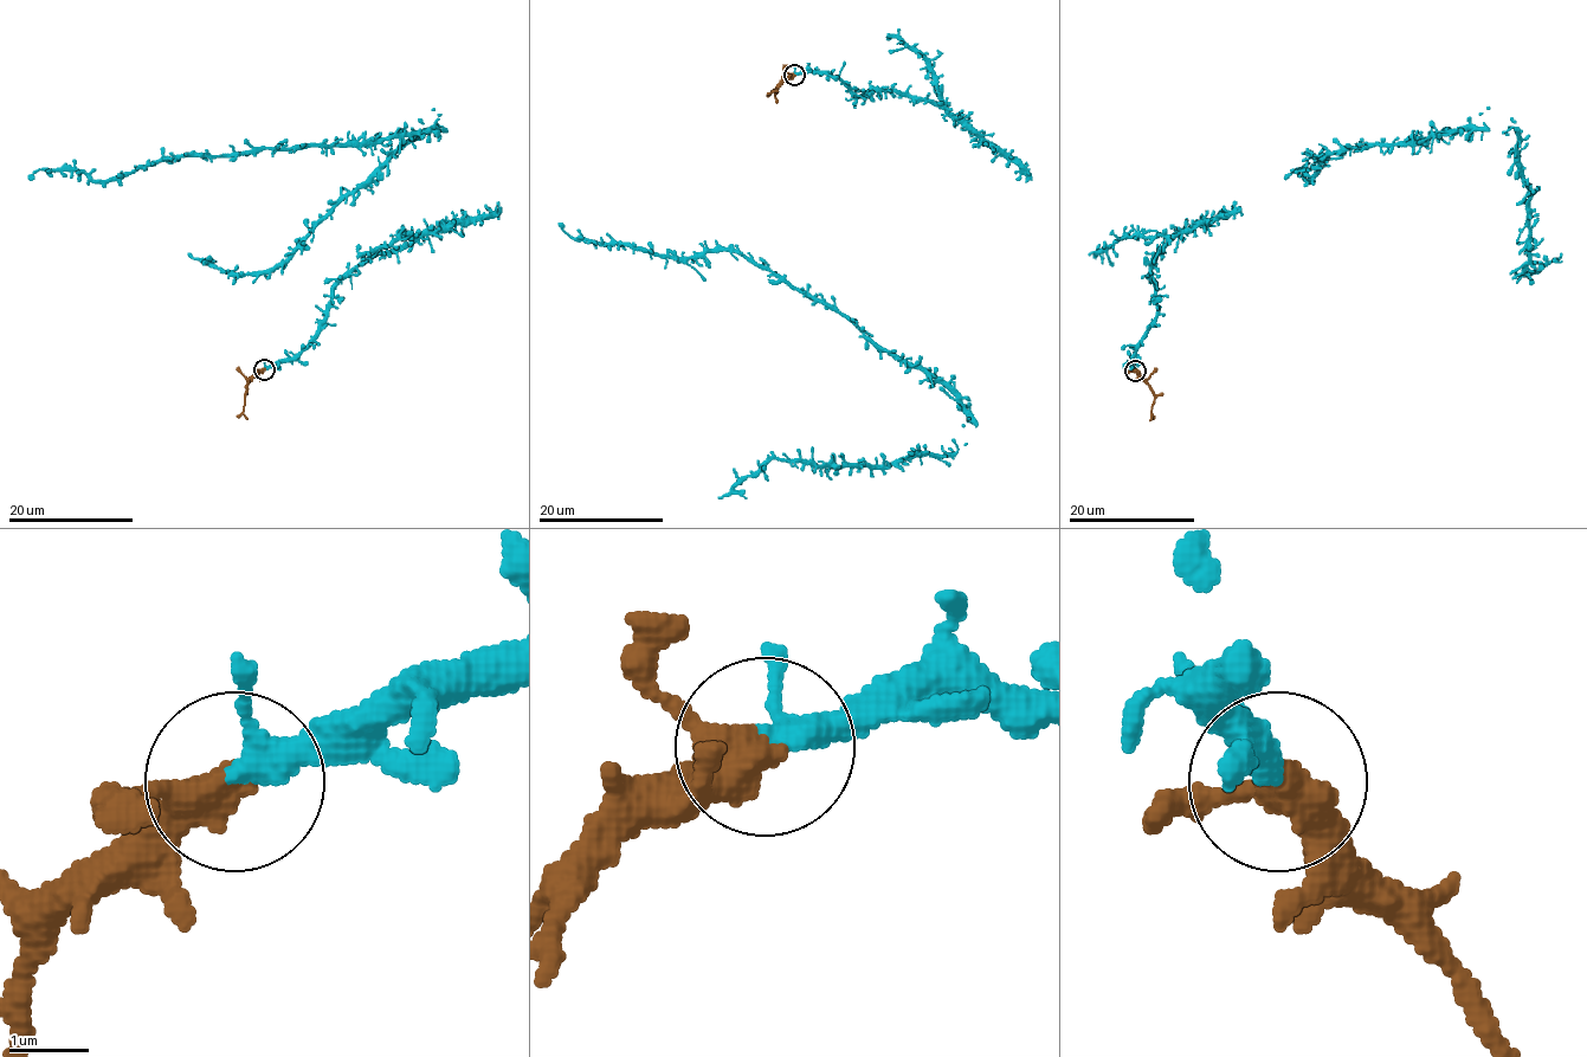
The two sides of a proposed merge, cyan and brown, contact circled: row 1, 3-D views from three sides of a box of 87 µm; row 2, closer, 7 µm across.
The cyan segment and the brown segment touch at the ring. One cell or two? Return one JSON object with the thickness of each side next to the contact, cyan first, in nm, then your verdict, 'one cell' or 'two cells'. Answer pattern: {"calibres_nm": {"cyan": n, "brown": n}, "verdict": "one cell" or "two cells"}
{"calibres_nm": {"cyan": 300, "brown": 400}, "verdict": "one cell"}

